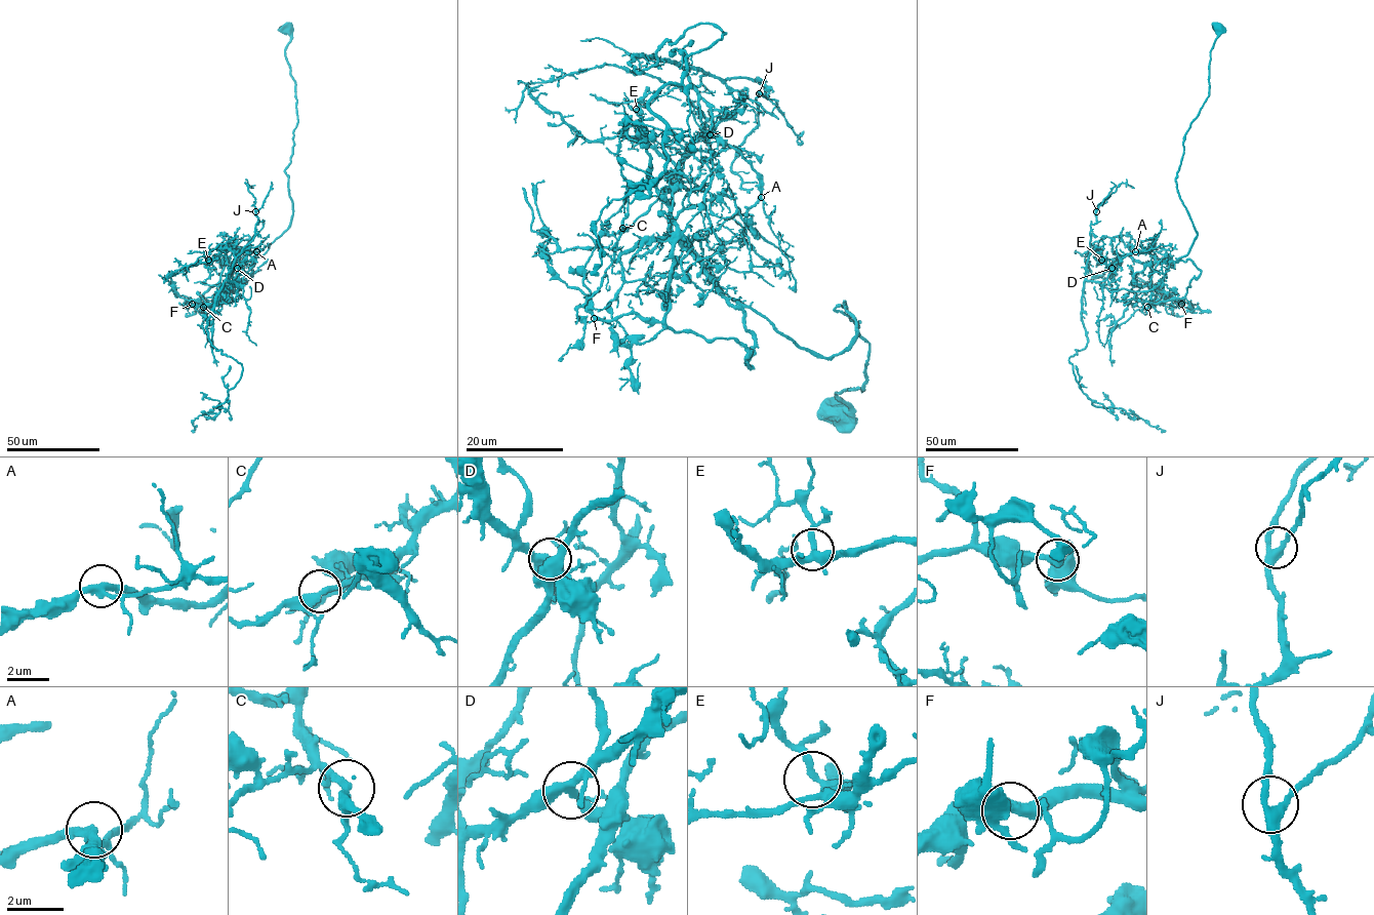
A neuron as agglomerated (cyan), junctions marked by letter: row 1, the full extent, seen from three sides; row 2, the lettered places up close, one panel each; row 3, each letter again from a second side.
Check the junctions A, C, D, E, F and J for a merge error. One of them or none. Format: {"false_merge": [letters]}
{"false_merge": ["D"]}

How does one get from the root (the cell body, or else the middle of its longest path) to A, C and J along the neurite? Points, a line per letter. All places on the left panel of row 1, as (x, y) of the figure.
A: (288, 27), (285, 56), (297, 119), (285, 170), (292, 214), (261, 255), (240, 262), (237, 253), (256, 251)
C: (288, 27), (285, 56), (297, 119), (285, 170), (291, 221), (261, 255), (227, 263), (201, 295), (203, 307)
J: (288, 27), (291, 221), (251, 260), (207, 256), (236, 256), (255, 211)

